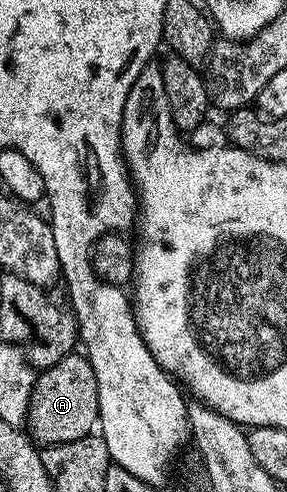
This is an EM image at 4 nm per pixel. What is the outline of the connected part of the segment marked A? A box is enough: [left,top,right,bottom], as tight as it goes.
[26,353,99,445]

